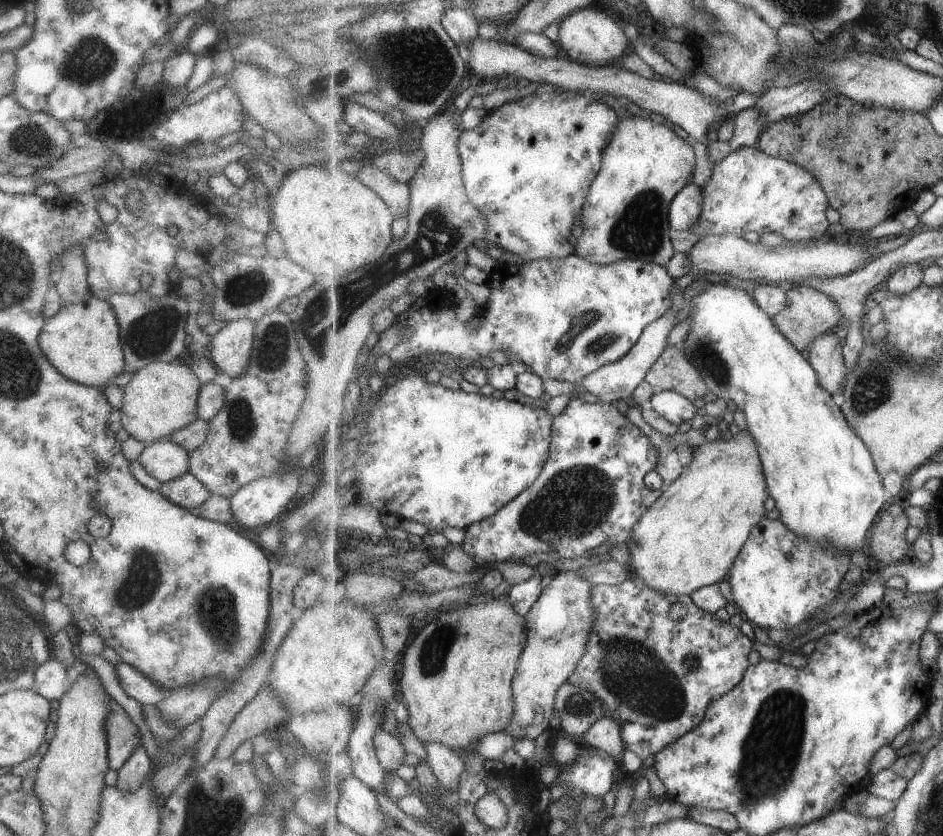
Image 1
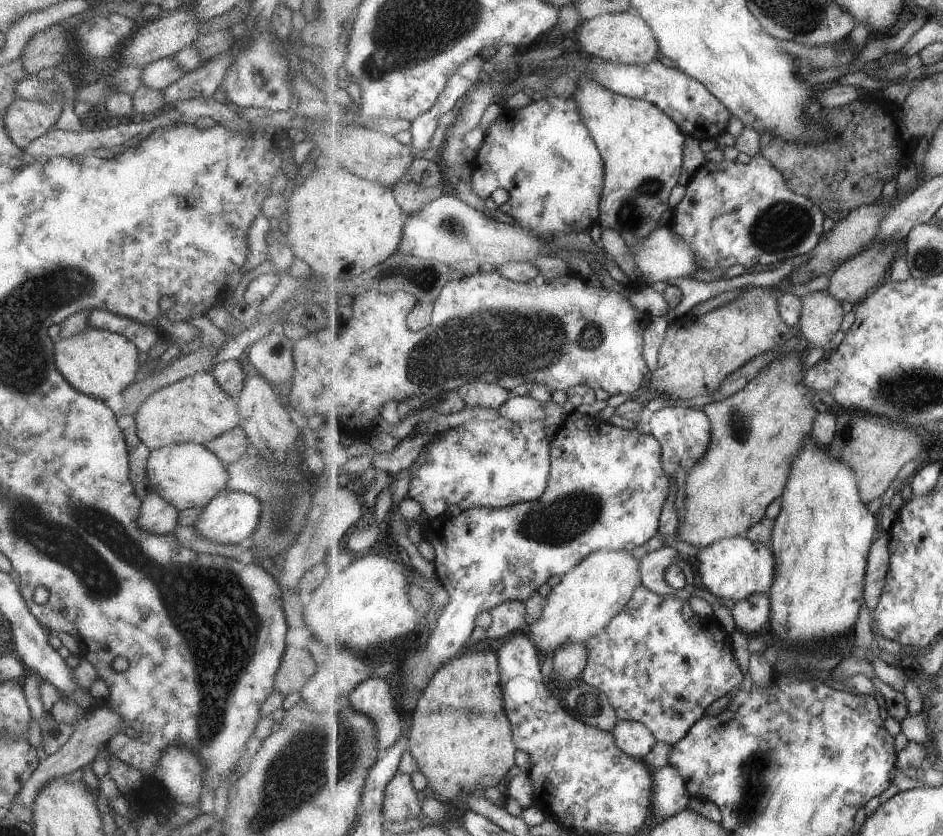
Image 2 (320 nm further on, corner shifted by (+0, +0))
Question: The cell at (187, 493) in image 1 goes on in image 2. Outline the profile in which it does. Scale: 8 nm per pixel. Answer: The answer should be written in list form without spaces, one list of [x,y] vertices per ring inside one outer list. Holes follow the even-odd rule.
[[[147,491],[143,500],[140,500],[136,525],[143,530],[164,535],[176,526],[178,510],[163,502],[158,494]]]

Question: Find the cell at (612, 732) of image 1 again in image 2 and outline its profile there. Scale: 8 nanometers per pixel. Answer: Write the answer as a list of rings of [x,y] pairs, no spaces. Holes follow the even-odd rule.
[[[619,720],[613,734],[621,750],[640,759],[645,759],[658,741],[645,724],[635,721]]]

